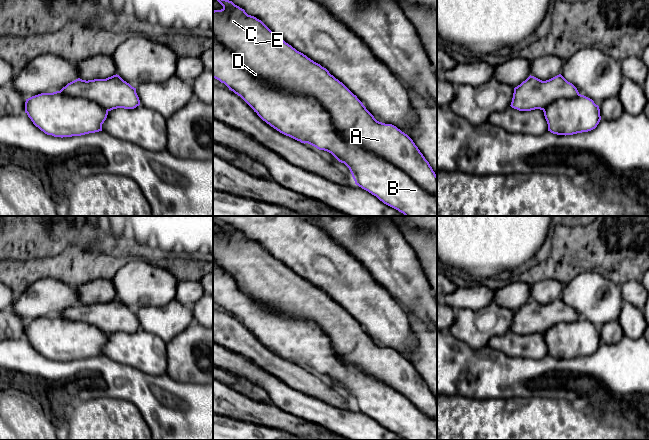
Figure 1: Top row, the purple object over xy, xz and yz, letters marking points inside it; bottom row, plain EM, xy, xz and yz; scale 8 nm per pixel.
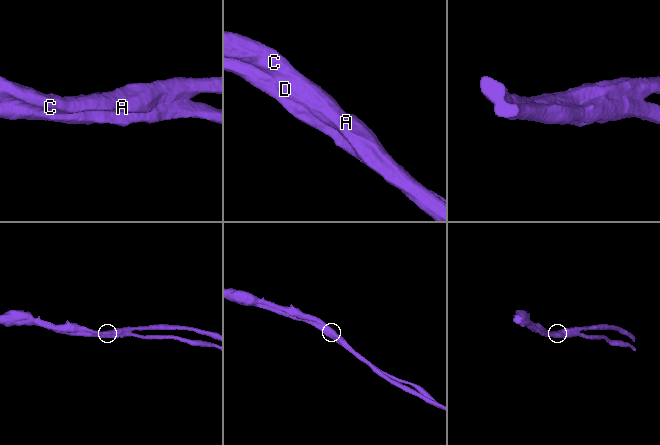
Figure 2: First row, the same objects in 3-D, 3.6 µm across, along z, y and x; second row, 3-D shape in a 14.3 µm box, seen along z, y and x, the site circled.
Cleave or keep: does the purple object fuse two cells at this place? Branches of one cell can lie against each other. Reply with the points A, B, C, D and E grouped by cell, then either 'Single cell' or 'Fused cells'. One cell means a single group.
Groups: A C D E / B. Fused cells

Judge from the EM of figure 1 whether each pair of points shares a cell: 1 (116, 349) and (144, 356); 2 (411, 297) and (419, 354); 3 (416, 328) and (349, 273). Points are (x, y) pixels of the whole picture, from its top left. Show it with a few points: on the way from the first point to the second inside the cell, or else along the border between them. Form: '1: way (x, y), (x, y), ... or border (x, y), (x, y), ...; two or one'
1: way (123, 349), (137, 349); one
2: border (405, 309), (411, 310), (426, 324); two
3: border (404, 310), (407, 315), (409, 328), (417, 344); two

